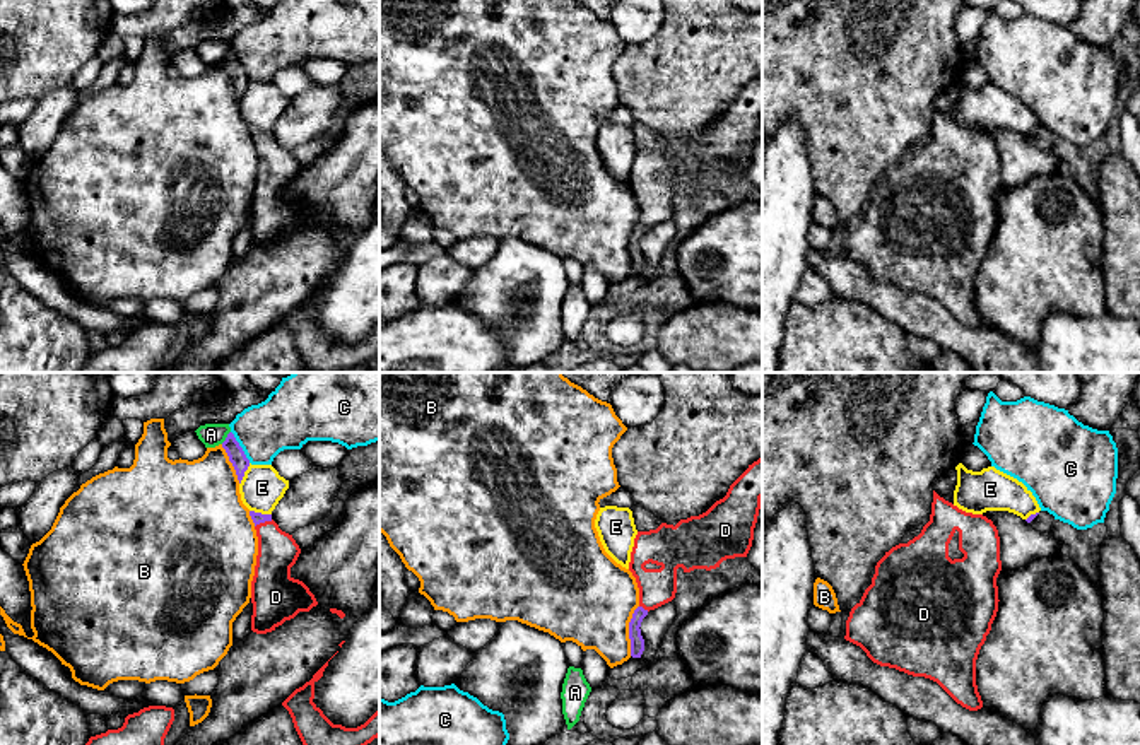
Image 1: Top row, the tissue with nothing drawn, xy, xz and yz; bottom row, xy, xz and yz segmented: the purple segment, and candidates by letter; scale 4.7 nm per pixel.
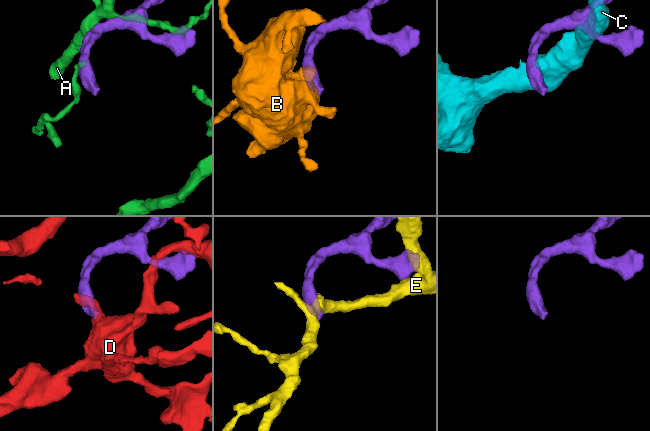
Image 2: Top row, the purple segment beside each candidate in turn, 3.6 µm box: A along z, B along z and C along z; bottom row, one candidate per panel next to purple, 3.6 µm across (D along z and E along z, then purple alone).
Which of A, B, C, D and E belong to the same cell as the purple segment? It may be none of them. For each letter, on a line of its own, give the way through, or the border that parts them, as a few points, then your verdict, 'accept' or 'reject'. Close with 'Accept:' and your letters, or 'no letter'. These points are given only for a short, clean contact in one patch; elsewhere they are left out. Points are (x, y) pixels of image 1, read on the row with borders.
A: reject
B: reject
C: reject
D: way xy (257, 518), (264, 522), (277, 551); accept
E: reject
Accept: D

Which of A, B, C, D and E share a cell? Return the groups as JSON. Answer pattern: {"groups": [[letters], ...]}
{"groups": [["A"], ["B"], ["C"], ["D"], ["E"]]}

